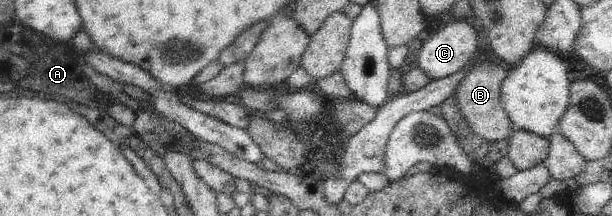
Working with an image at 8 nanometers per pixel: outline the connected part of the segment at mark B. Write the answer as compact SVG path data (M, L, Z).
M491 62L478 63L466 74L453 96L458 98L458 108L461 109L461 114L470 124L470 127L480 137L487 140L495 142L508 141L516 130L501 102L501 87L511 71L512 67L510 66L503 67L500 64Z

